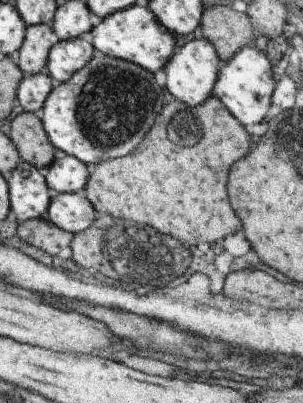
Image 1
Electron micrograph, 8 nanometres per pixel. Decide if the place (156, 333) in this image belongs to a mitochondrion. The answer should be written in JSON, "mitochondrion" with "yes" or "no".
{"mitochondrion":"no"}

